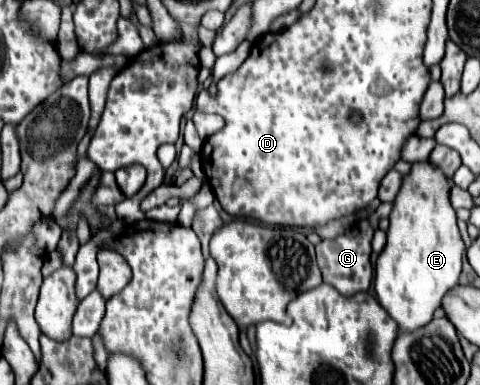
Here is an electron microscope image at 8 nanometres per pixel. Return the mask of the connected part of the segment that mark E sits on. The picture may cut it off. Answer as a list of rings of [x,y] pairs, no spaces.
[[[428,161],[414,163],[410,175],[404,177],[404,185],[394,199],[394,209],[390,213],[390,229],[388,229],[388,243],[376,261],[376,277],[374,277],[374,291],[378,303],[388,311],[388,315],[398,323],[398,333],[412,333],[416,329],[426,327],[434,319],[434,311],[442,305],[444,295],[458,285],[460,269],[462,269],[462,255],[464,243],[456,225],[456,213],[448,201],[450,183],[446,175],[440,175],[436,167]]]

